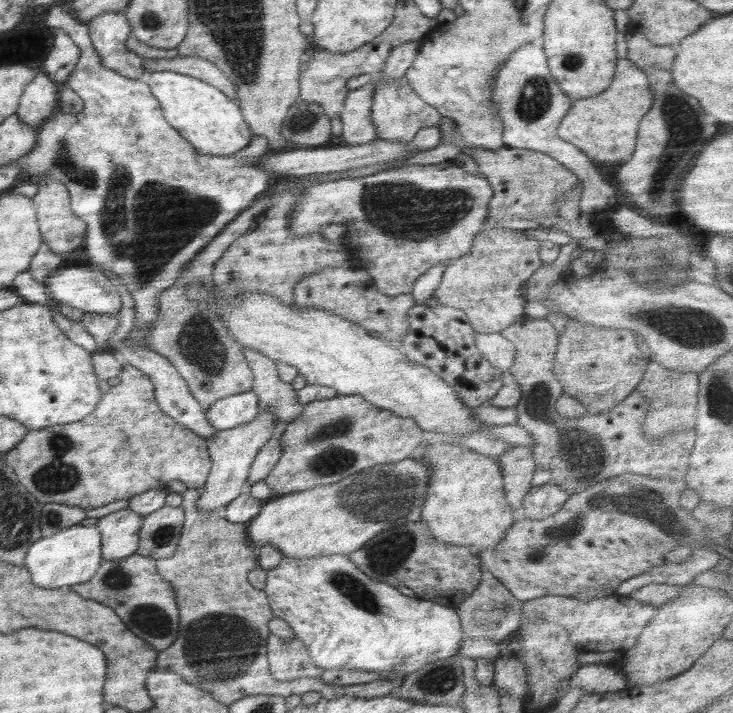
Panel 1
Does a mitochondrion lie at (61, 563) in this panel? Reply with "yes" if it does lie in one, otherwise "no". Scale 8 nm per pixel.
no

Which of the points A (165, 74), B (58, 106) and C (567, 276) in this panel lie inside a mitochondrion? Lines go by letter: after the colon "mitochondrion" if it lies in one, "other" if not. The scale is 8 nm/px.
A: other
B: other
C: other

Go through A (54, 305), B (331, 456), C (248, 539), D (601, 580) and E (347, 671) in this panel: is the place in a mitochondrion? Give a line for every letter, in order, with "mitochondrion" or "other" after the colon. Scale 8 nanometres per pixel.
A: other
B: mitochondrion
C: other
D: other
E: other

